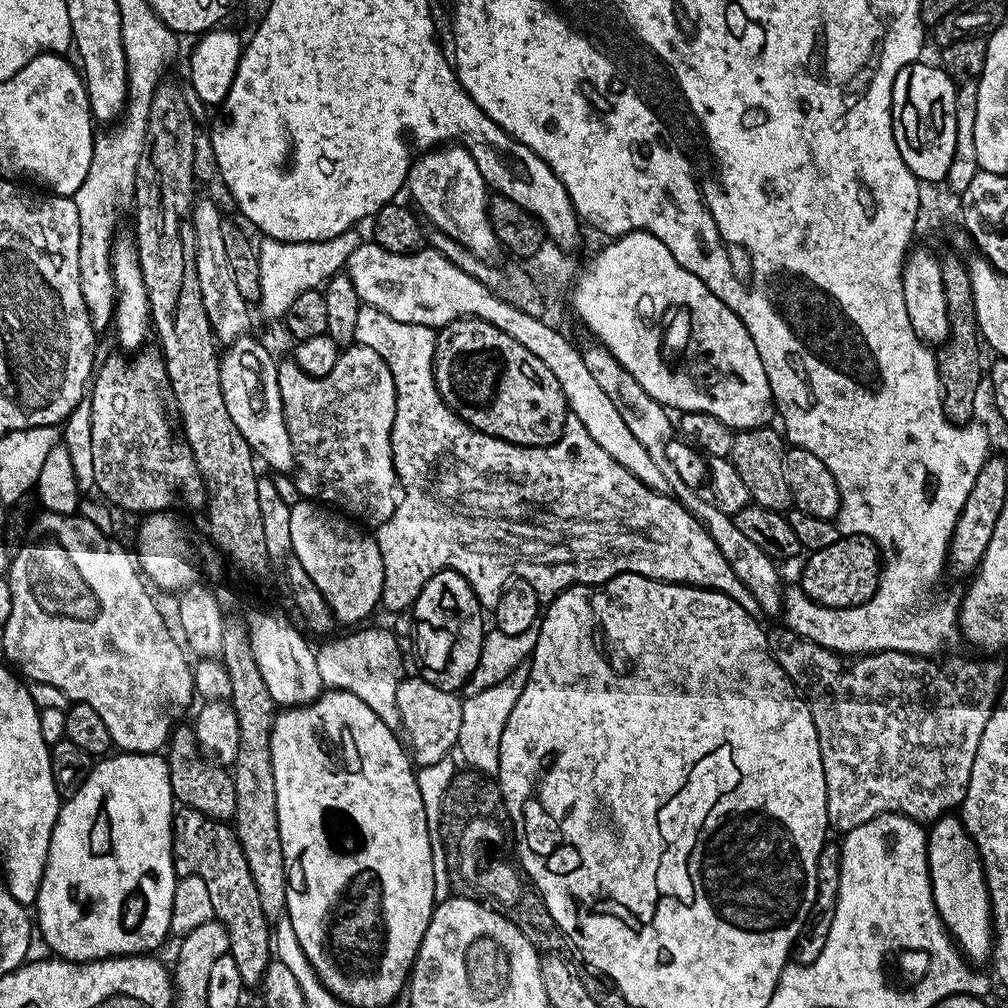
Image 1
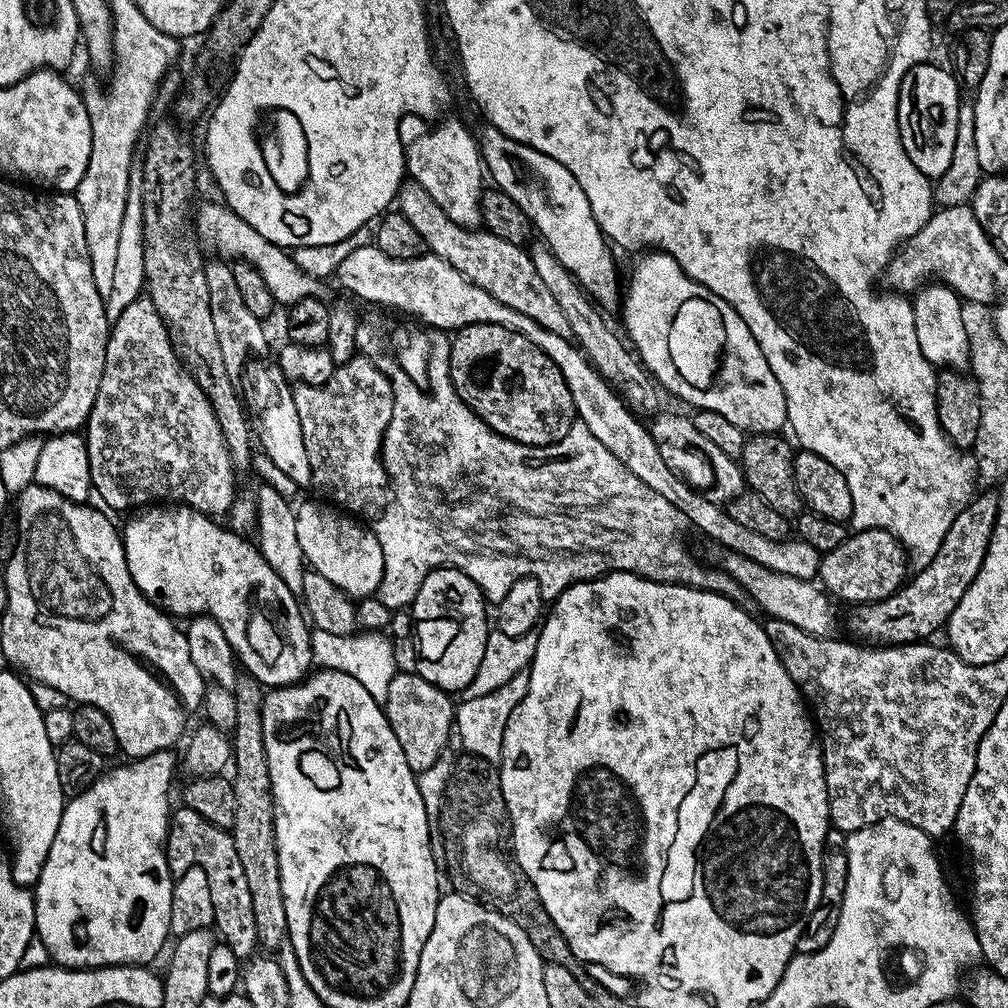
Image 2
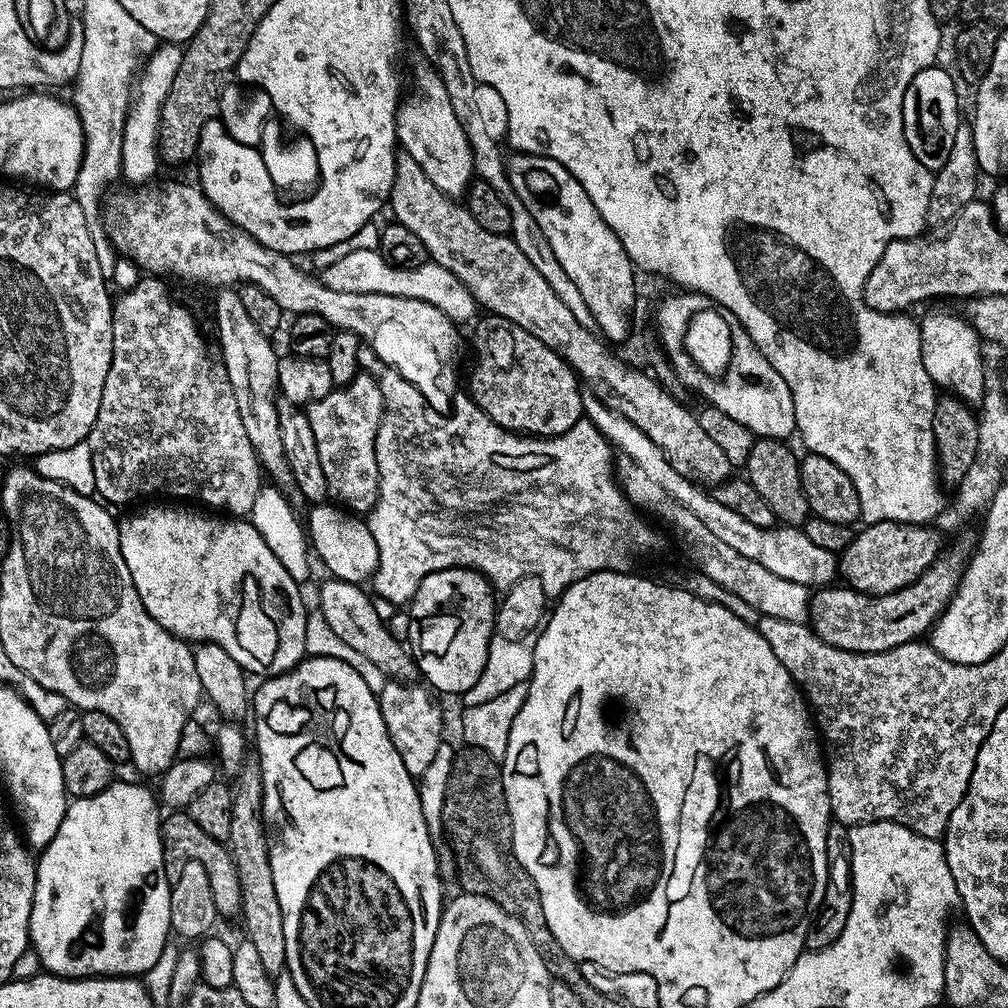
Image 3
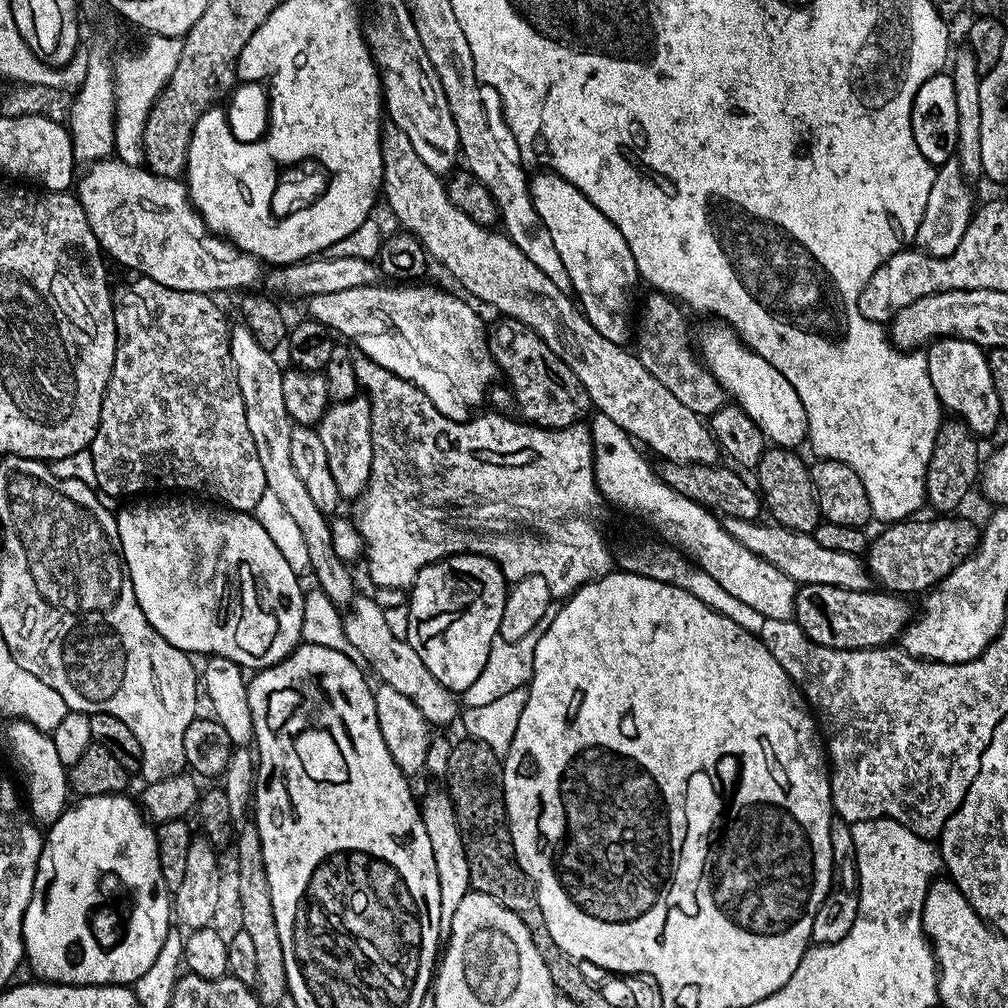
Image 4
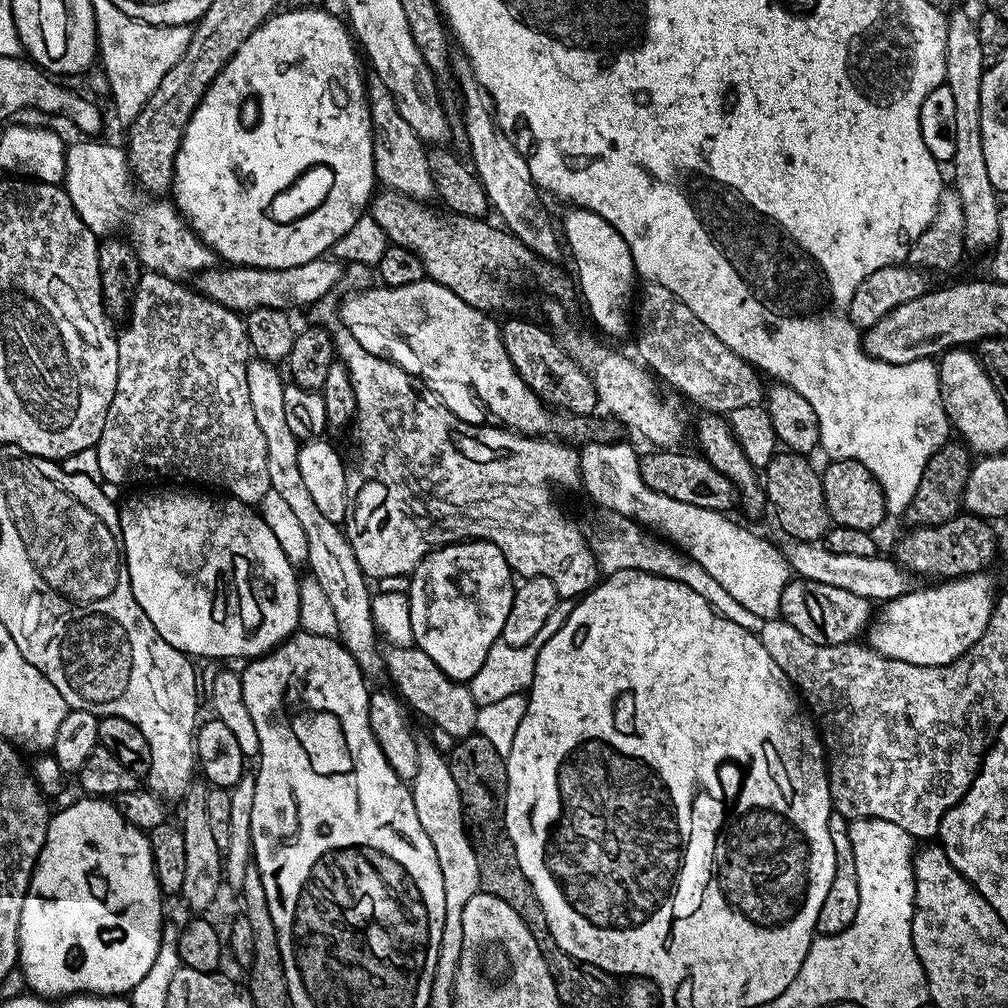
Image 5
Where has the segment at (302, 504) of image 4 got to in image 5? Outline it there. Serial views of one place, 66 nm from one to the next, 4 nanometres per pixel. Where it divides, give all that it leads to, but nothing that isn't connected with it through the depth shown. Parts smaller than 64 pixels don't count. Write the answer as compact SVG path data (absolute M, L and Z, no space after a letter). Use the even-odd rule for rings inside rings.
M256 358L249 361L247 366L247 390L250 393L250 404L254 409L254 418L257 419L258 426L262 429L262 434L267 444L267 469L270 475L272 491L281 495L289 504L290 510L297 516L301 523L302 530L306 533L306 546L308 547L307 571L322 586L326 599L330 602L334 610L334 618L338 618L338 639L343 644L344 649L354 658L354 662L360 667L360 672L366 678L372 676L383 677L386 669L384 666L384 657L381 648L376 646L378 641L378 631L372 618L372 597L373 593L368 592L369 581L364 575L364 571L358 566L358 558L354 558L354 550L350 546L347 535L343 529L330 520L323 517L318 506L311 500L311 495L303 483L302 474L298 469L298 454L300 453L300 442L294 438L294 434L287 425L286 413L283 411L283 395L285 394L285 379L275 365L268 364L264 360Z

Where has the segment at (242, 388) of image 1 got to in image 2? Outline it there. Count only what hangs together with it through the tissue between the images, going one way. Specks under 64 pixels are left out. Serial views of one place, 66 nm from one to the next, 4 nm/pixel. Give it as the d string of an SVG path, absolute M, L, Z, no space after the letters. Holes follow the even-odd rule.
M252 358L243 367L242 400L247 411L260 423L258 444L264 447L268 460L292 484L312 484L310 458L306 455L306 442L302 438L302 422L298 422L298 409L294 407L292 388L284 379L282 370L268 358Z

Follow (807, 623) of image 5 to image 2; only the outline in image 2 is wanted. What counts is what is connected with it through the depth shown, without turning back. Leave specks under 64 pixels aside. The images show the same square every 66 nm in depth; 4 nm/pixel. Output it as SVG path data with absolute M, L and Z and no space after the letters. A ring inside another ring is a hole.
M984 490L982 494L973 495L960 513L950 522L938 554L925 568L915 573L916 577L898 589L893 596L873 604L861 604L853 607L848 616L848 628L856 637L876 646L895 646L897 644L914 644L927 641L936 631L947 625L954 606L962 602L962 594L970 590L970 582L978 578L990 538L994 534L994 522L998 518L1000 497L995 491Z

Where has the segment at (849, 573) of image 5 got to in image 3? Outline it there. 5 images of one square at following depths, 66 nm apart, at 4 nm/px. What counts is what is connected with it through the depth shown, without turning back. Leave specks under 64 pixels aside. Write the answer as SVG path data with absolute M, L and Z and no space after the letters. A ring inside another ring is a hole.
M591 394L584 396L584 416L607 438L609 444L621 457L634 461L638 470L643 470L653 482L658 482L658 486L662 486L667 496L686 506L690 514L696 515L705 524L710 534L715 534L722 542L726 542L726 546L738 550L738 554L743 554L753 562L766 566L766 570L778 574L778 578L790 578L790 582L809 586L828 586L837 579L838 560L833 552L822 550L815 542L810 542L810 538L806 538L806 534L799 527L763 528L754 526L754 522L746 522L746 518L739 516L735 510L722 506L722 502L717 500L715 495L708 493L707 496L703 492L705 489L681 474L668 461L662 449L654 446L654 442L650 442L650 438L646 438L646 434L642 434L642 430L634 426L634 422L622 418L622 414L607 408L596 396Z

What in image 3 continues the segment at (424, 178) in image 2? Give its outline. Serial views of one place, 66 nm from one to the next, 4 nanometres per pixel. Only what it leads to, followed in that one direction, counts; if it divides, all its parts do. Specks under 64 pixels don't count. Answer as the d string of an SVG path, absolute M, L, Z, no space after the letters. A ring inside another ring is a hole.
M413 56L412 84L416 87L416 96L405 95L401 99L396 110L396 139L402 151L410 154L418 166L422 166L426 178L430 178L430 182L434 182L442 194L451 198L463 197L474 179L470 142L450 106L442 78L438 78L434 66L430 66L425 56Z

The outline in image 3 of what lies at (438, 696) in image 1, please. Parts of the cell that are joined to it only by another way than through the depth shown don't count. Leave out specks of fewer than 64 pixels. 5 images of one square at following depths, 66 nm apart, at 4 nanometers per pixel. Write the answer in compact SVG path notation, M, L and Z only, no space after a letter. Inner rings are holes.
M389 679L378 693L382 722L386 722L386 734L390 734L394 750L398 750L406 770L414 778L421 777L429 769L440 742L446 736L444 716L439 706L432 701L433 693L427 687L419 688L418 685L416 682Z

